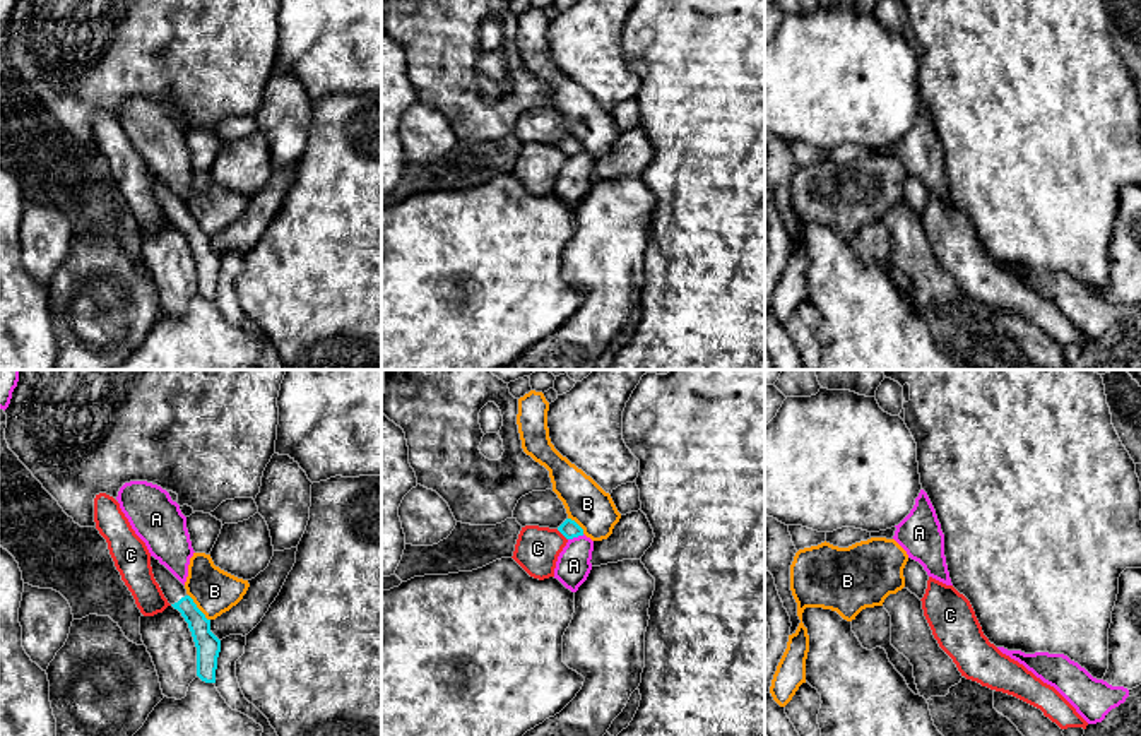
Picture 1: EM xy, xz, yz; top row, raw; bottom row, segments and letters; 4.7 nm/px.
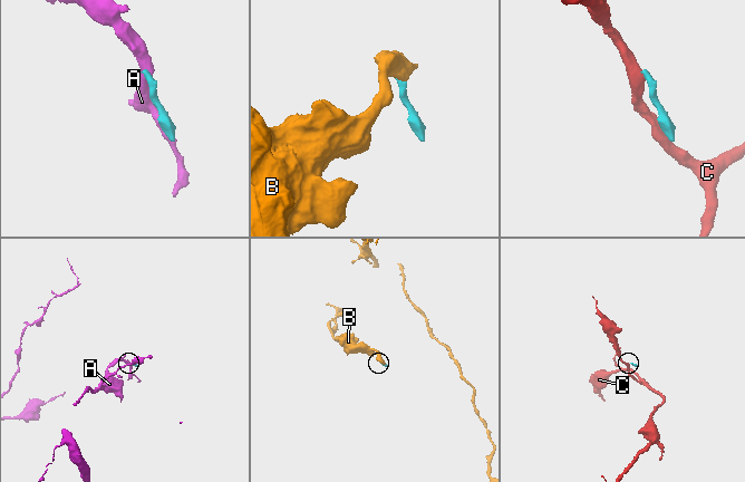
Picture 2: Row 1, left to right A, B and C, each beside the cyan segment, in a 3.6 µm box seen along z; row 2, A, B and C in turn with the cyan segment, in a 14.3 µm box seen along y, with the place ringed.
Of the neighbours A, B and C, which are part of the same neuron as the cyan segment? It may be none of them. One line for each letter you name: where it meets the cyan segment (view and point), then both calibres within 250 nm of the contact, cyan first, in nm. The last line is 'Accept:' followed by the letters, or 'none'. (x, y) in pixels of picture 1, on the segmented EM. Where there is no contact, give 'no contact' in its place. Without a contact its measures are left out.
Accept: none

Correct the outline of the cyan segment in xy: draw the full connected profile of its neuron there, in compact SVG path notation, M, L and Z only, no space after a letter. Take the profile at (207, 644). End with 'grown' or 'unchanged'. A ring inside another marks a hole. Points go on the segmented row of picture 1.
M151 556L151 567L164 597L188 623L197 647L197 676L205 683L216 683L221 640L210 632L210 620L205 618L186 594L185 585L154 556Z; grown

